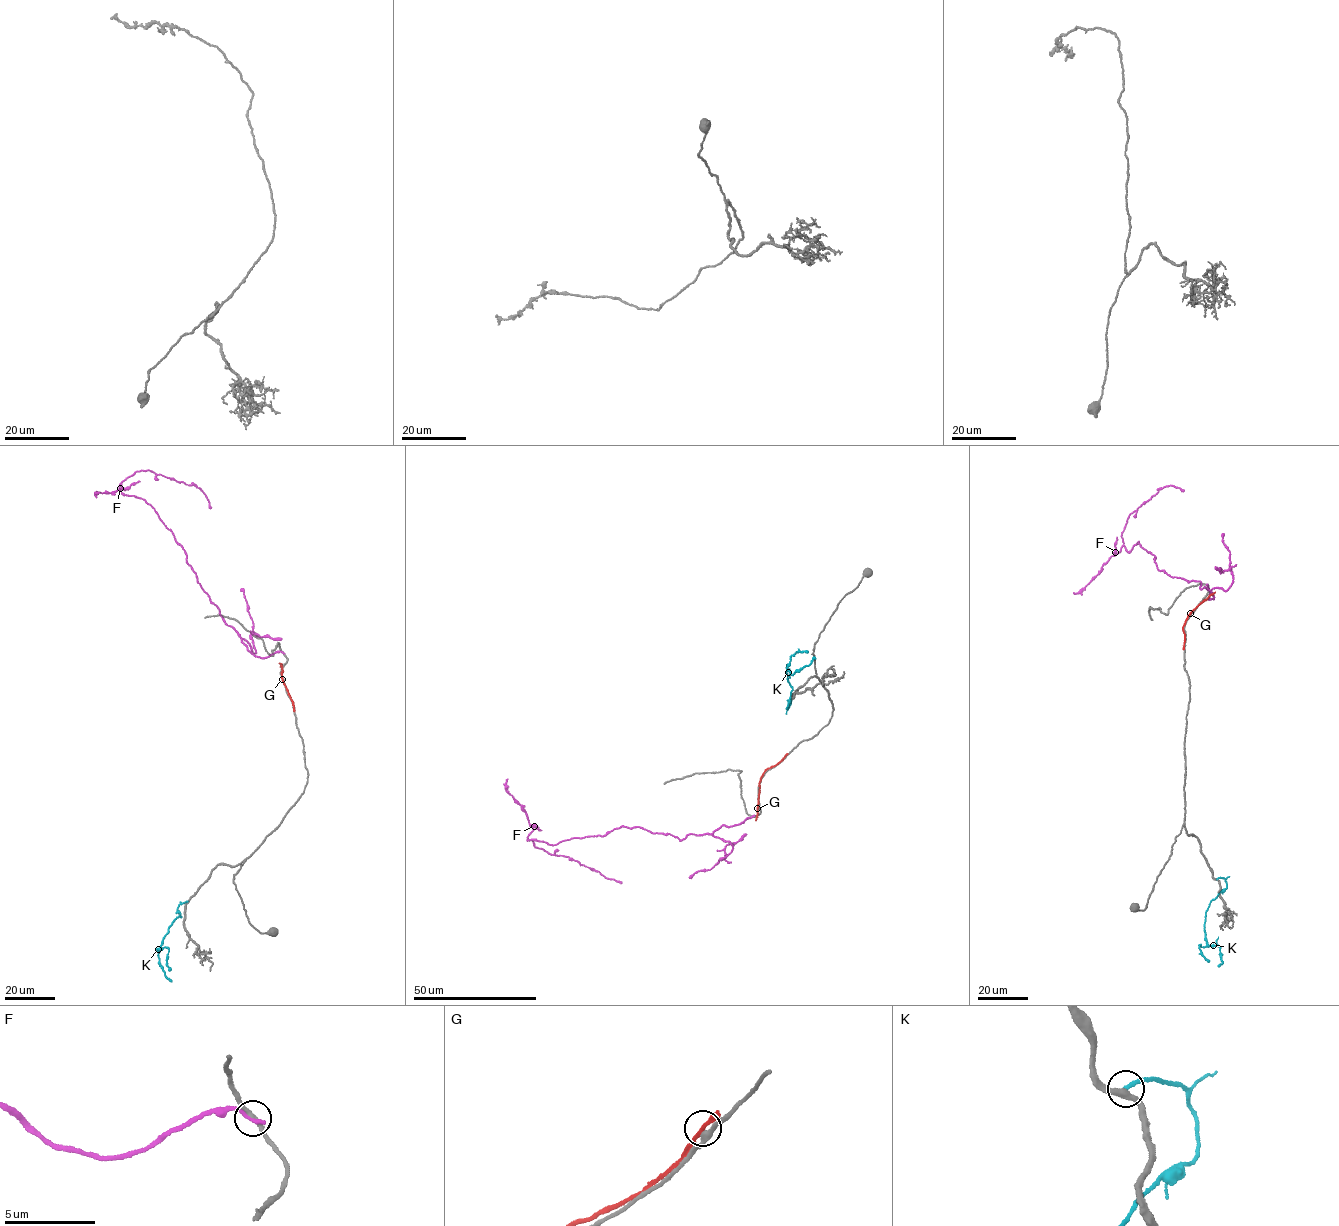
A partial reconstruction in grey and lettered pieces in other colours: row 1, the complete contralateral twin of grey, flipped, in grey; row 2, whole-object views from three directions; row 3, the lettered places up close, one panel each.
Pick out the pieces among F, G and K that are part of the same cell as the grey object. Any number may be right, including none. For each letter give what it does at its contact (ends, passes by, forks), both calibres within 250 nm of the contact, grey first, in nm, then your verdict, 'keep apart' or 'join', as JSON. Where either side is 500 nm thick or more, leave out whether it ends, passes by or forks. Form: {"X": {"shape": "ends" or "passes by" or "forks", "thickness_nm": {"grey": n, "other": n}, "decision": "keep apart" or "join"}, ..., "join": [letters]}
{"F": {"shape": "ends", "thickness_nm": {"grey": 220, "other": 300}, "decision": "keep apart"}, "G": {"shape": "passes by", "thickness_nm": {"grey": 320, "other": 220}, "decision": "keep apart"}, "K": {"shape": "ends", "thickness_nm": {"grey": 360, "other": 240}, "decision": "keep apart"}, "join": []}

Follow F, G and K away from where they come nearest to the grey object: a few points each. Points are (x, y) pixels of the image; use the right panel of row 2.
F: (1207, 584), (1213, 599), (1121, 536), (1160, 488), (1184, 490)
G: (1183, 647), (1185, 619), (1215, 592)
K: (1217, 878), (1224, 878), (1227, 887), (1211, 900), (1205, 926), (1207, 945), (1220, 947), (1223, 963), (1219, 966)

